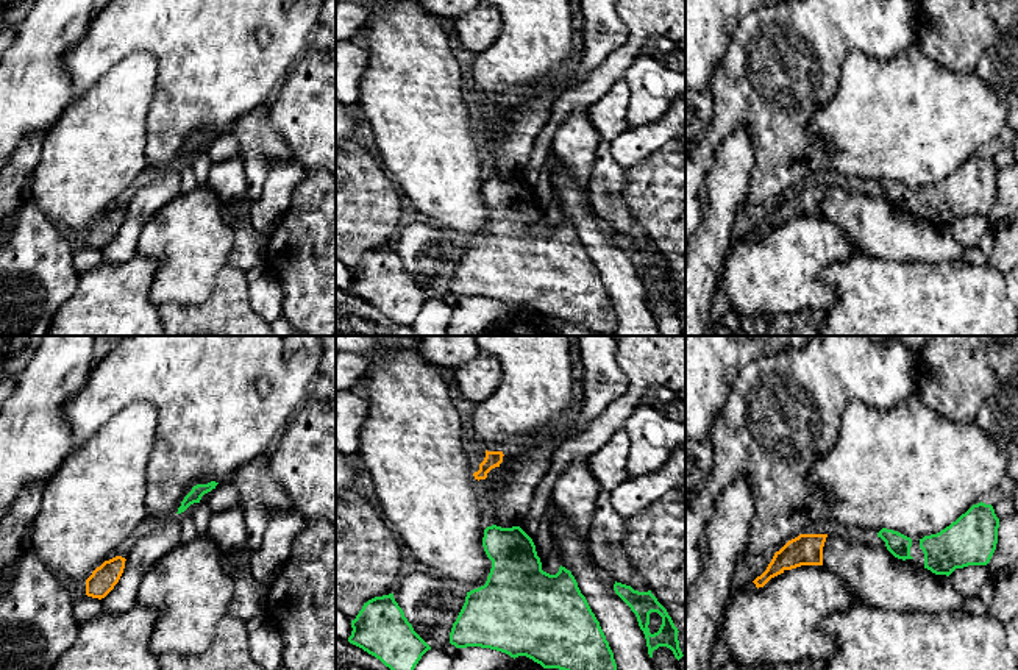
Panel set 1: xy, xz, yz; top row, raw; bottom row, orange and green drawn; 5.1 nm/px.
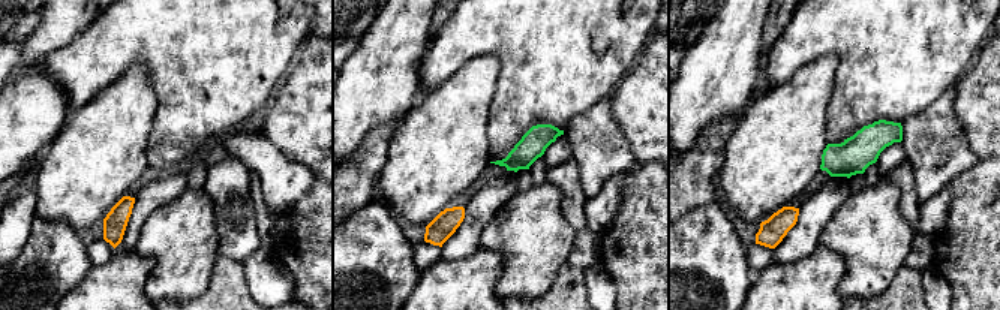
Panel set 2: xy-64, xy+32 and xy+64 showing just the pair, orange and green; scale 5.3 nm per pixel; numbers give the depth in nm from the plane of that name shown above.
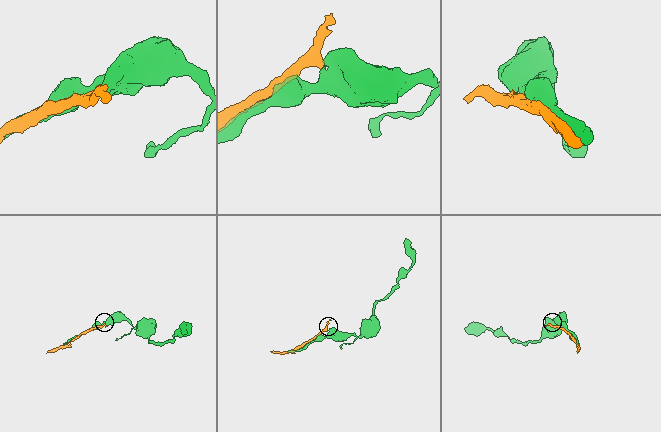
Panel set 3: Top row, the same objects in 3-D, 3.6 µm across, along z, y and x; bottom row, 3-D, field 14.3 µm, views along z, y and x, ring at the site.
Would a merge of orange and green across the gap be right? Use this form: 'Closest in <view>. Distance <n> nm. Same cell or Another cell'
Closest in xz. Distance 240 nm. Another cell

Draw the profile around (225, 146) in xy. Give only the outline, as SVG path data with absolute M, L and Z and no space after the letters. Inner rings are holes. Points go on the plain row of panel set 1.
M223 131L219 133L215 139L209 144L206 153L209 155L212 164L223 162L231 158L239 158L240 145L231 131Z

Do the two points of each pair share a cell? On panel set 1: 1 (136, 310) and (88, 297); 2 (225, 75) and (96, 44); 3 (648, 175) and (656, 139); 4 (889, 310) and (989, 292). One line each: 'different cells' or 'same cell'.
1: same cell
2: same cell
3: different cells
4: same cell

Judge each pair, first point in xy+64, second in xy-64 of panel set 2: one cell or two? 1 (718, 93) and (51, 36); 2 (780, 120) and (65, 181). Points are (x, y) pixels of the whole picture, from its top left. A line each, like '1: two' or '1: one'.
1: one
2: one

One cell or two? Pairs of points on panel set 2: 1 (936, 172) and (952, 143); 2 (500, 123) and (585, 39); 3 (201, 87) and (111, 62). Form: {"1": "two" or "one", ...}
{"1": "one", "2": "one", "3": "one"}

